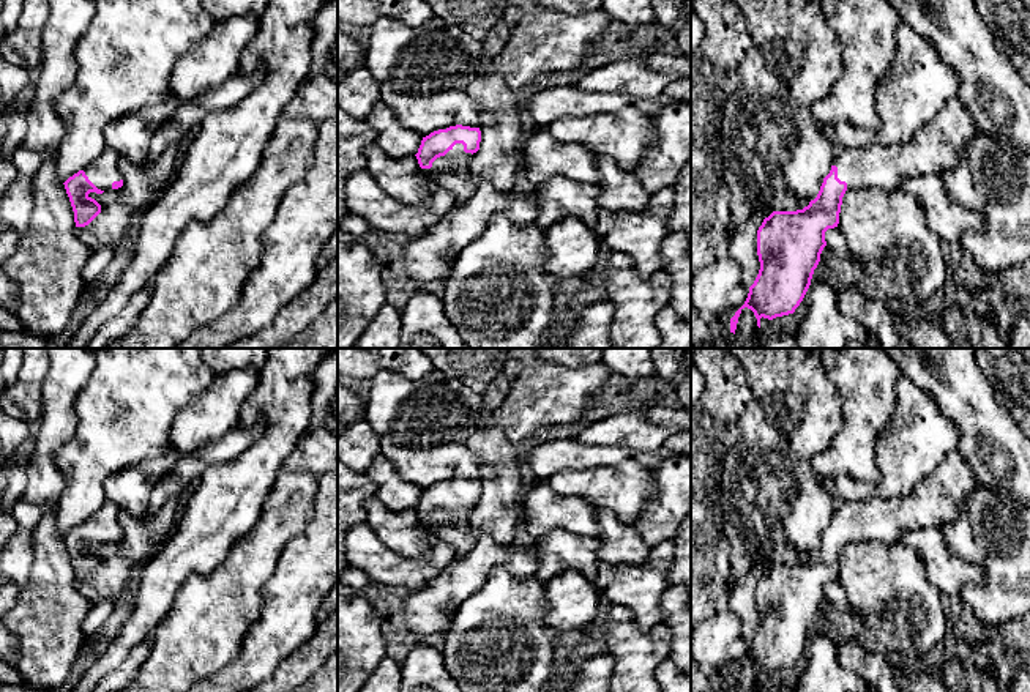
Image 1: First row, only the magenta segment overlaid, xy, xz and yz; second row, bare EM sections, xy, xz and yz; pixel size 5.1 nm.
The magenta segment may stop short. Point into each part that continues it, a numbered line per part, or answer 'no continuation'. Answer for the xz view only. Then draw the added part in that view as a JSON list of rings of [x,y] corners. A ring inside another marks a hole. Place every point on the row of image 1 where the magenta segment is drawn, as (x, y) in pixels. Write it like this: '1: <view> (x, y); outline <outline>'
1: xz (455, 175); outline [[[456,143],[446,154],[445,169],[440,172],[440,181],[456,195],[456,208],[462,206],[475,192],[470,184],[468,161],[472,153],[464,151],[462,143]]]

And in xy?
1: xy (103, 171); outline [[[106,147],[106,150],[90,162],[84,172],[88,180],[101,191],[109,192],[112,191],[112,183],[123,180],[118,170],[118,158],[120,154]]]

